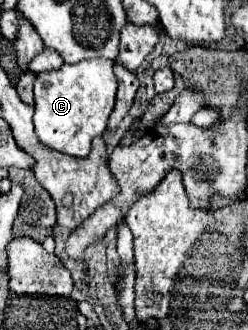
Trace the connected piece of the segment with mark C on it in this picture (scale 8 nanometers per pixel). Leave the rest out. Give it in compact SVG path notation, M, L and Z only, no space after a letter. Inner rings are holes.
M85 59L75 65L61 65L55 71L39 73L35 81L35 133L39 139L63 153L87 157L93 137L103 135L117 95L113 61Z

